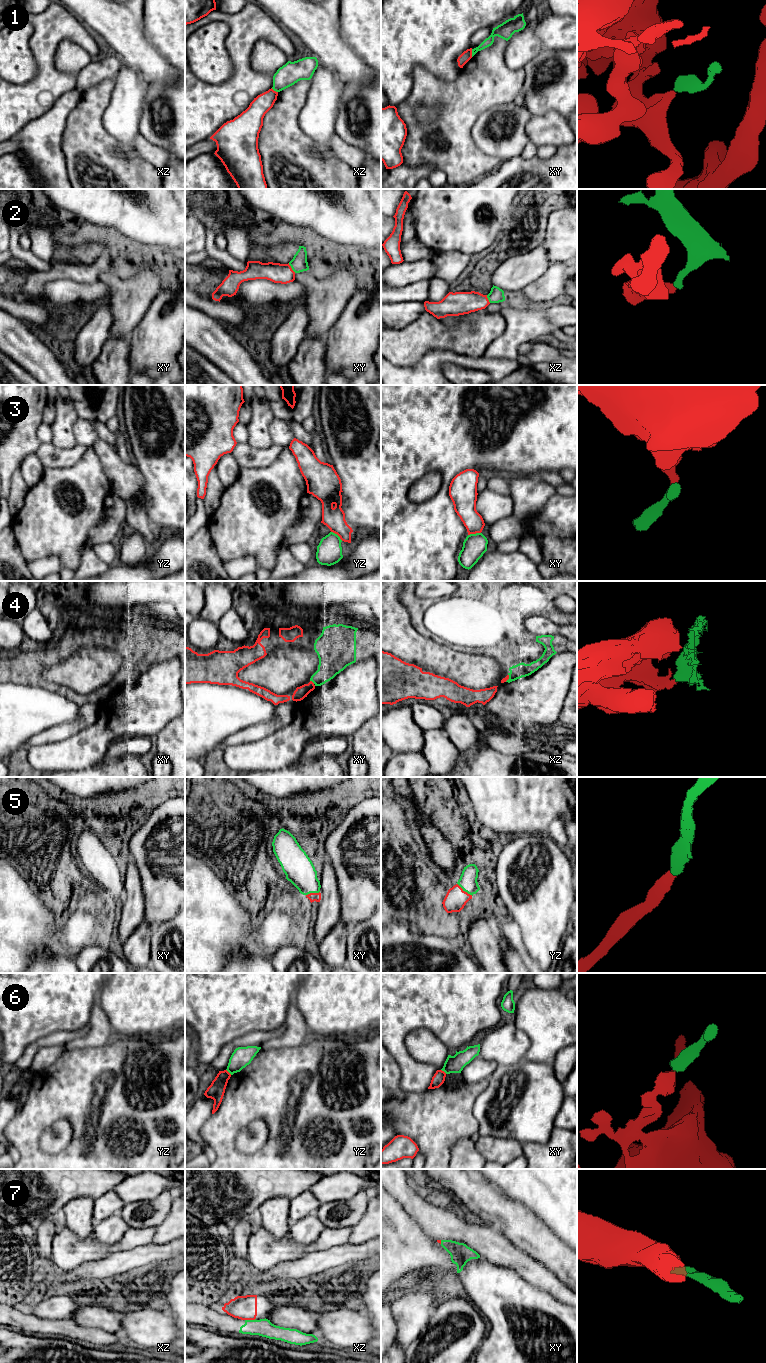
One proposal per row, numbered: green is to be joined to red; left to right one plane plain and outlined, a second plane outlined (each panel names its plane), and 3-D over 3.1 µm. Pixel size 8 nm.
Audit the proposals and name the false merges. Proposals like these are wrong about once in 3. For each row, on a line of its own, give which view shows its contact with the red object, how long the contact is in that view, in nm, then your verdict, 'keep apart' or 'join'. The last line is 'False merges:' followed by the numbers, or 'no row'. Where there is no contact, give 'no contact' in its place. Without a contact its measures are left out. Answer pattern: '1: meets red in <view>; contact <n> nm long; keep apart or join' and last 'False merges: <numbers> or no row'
1: meets red in xy; contact 60 nm long; keep apart
2: meets red in xy; contact 100 nm long; join
3: meets red in xy; contact 110 nm long; join
4: meets red in xy; contact 50 nm long; join
5: meets red in yz; contact 160 nm long; join
6: meets red in yz; contact 60 nm long; keep apart
7: meets red in xz; contact 90 nm long; keep apart
False merges: 1, 6, 7

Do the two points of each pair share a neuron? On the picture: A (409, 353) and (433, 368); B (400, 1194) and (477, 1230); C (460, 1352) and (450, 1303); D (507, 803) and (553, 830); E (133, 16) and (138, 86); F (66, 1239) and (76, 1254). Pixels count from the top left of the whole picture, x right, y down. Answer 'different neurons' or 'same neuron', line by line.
A: different neurons
B: same neuron
C: same neuron
D: different neurons
E: different neurons
F: same neuron

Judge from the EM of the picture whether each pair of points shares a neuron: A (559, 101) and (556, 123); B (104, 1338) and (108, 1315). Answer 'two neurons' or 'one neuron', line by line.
A: two neurons
B: one neuron

